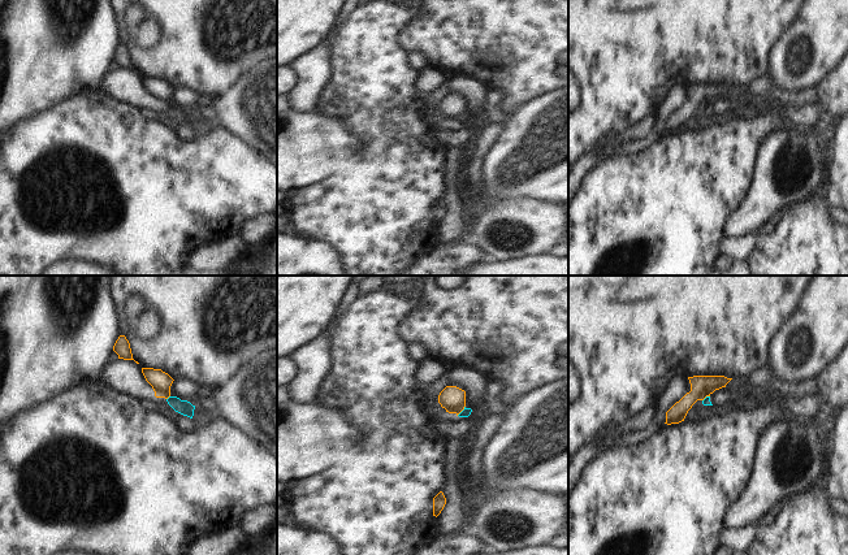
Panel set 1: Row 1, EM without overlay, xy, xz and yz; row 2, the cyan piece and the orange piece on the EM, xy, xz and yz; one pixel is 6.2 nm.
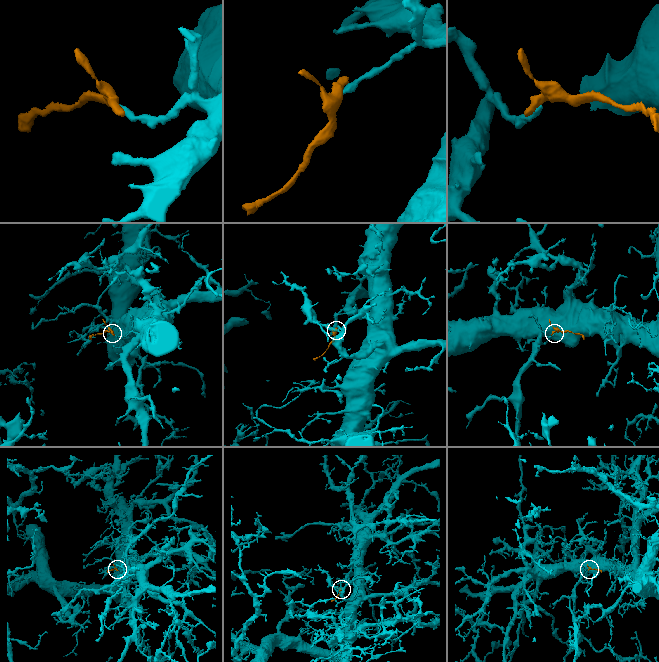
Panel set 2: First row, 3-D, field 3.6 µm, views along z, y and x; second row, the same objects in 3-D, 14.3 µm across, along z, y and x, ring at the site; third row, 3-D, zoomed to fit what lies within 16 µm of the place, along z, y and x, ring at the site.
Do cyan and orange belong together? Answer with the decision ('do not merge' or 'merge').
do not merge

